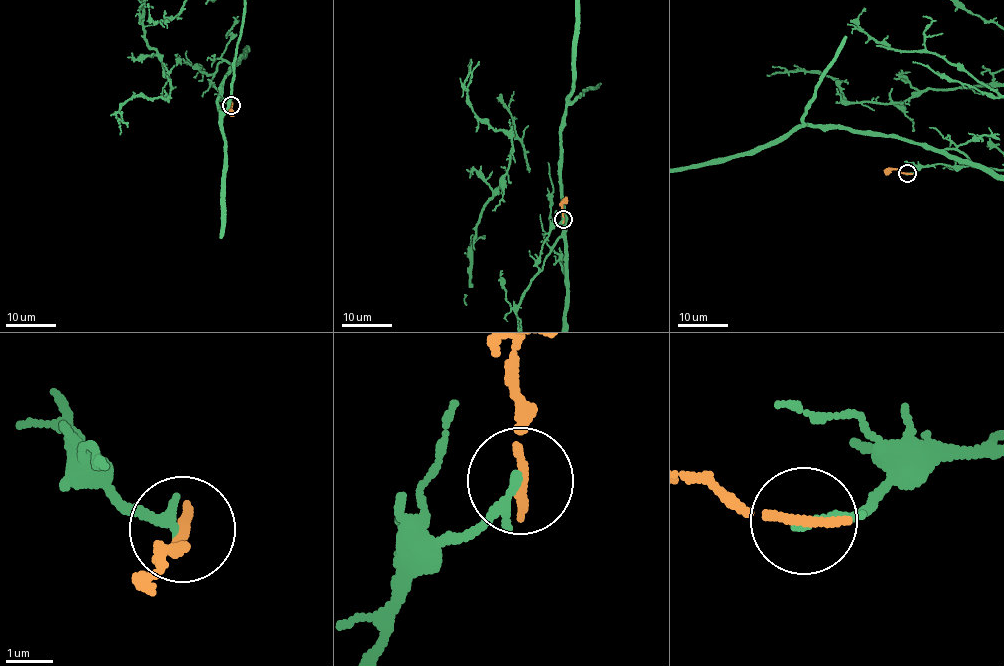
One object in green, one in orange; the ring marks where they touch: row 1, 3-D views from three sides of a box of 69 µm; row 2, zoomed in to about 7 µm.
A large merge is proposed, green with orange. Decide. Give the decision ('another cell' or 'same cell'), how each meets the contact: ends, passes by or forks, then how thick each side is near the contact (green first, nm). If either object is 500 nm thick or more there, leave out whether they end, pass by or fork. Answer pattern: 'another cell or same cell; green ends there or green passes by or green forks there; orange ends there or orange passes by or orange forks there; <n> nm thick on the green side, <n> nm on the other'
another cell; green ends there; orange ends there; 260 nm thick on the green side, 240 nm on the other

